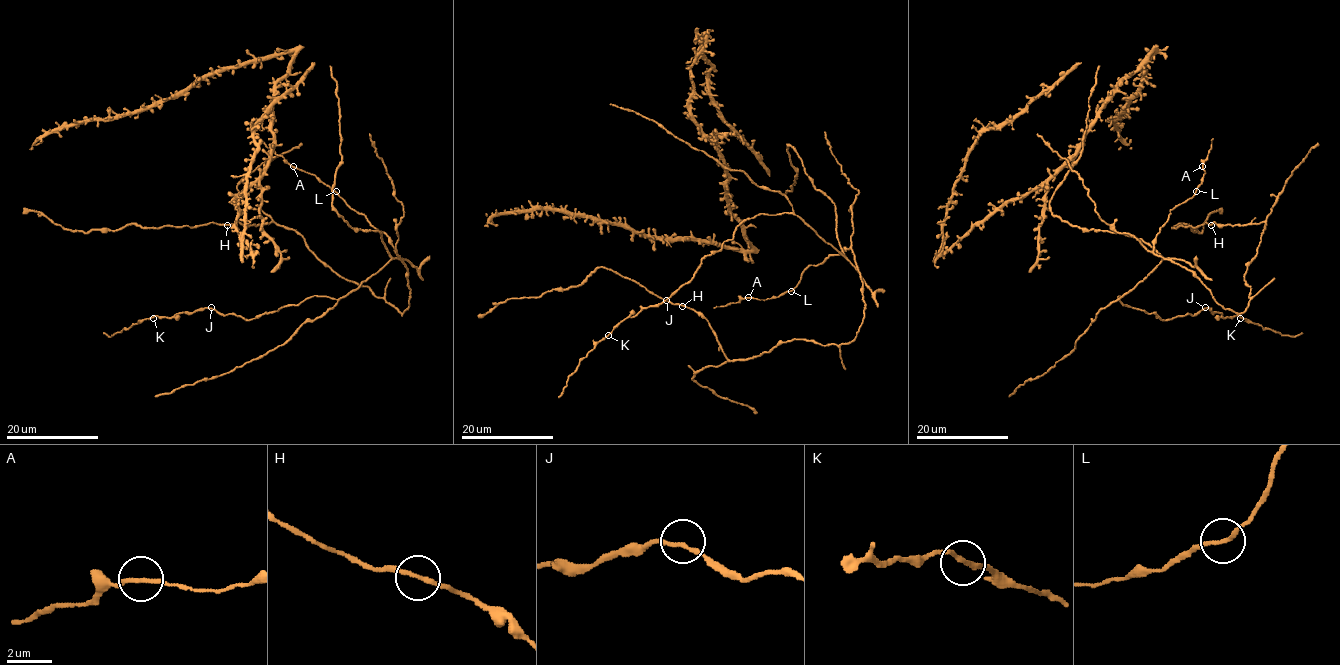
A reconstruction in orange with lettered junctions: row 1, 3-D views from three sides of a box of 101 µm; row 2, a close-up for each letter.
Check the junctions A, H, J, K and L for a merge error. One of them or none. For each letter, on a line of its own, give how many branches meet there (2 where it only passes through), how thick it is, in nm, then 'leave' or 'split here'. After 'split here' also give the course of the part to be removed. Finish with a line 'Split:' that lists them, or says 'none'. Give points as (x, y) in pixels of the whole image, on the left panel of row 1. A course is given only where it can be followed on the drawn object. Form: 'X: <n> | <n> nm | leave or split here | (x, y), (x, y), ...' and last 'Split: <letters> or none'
A: 2 | 170 nm | leave
H: 2 | 180 nm | leave
J: 2 | 160 nm | leave
K: 2 | 180 nm | leave
L: 2 | 170 nm | leave
Split: none

